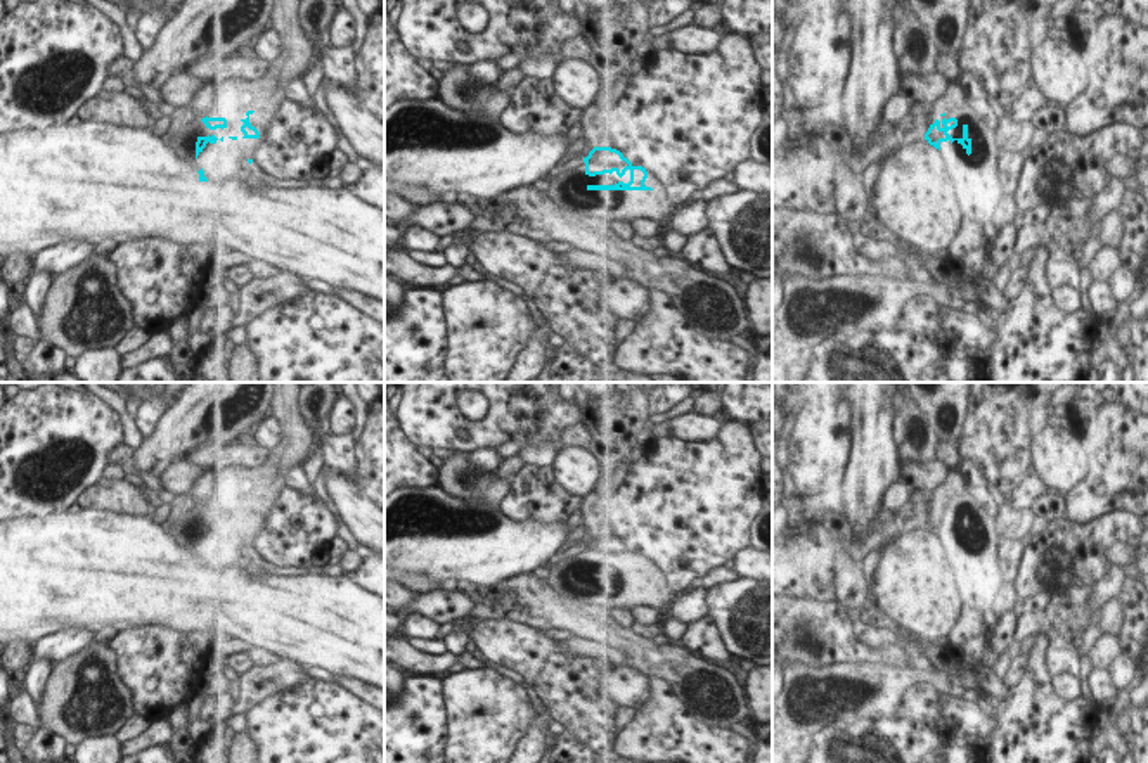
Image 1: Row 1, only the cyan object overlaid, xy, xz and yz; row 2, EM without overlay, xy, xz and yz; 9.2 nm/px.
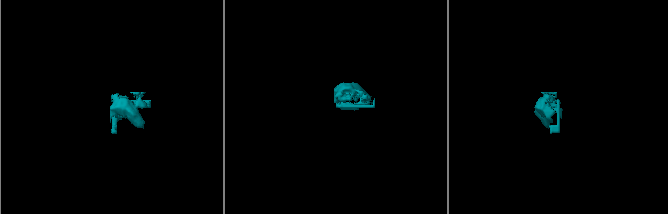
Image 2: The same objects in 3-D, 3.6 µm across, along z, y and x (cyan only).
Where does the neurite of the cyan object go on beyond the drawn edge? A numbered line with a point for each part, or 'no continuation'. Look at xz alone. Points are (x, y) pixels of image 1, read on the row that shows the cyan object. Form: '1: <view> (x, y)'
no continuation

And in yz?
1: yz (954, 96)

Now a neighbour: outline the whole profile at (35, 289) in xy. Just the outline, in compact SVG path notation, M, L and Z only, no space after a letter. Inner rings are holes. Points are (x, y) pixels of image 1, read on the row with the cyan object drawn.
M47 272L31 273L29 279L24 282L24 299L35 317L40 317L47 291L52 284L54 277Z

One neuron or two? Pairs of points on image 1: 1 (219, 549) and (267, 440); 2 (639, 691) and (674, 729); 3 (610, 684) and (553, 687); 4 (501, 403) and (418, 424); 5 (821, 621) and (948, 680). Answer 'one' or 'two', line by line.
1: two
2: two
3: two
4: one
5: two

